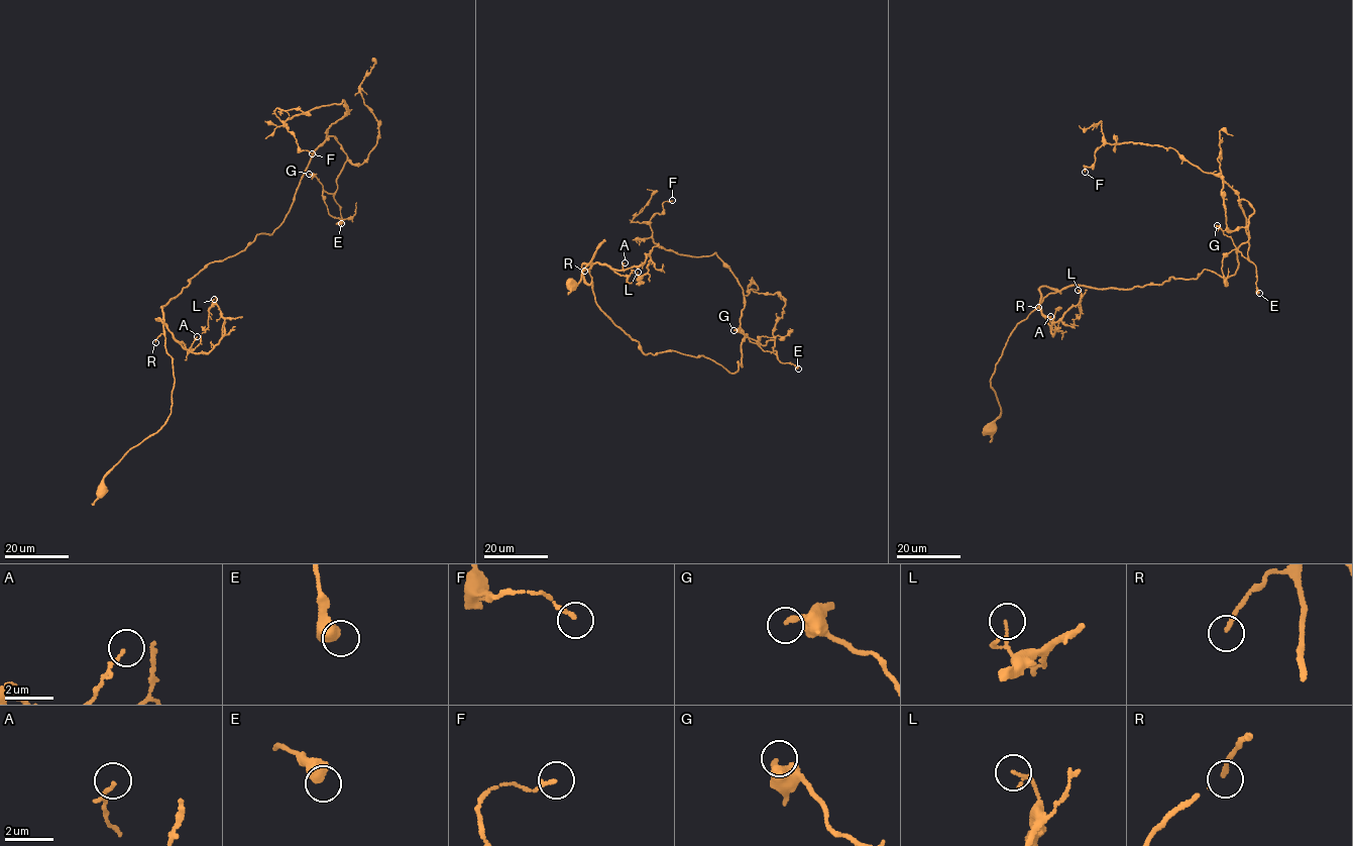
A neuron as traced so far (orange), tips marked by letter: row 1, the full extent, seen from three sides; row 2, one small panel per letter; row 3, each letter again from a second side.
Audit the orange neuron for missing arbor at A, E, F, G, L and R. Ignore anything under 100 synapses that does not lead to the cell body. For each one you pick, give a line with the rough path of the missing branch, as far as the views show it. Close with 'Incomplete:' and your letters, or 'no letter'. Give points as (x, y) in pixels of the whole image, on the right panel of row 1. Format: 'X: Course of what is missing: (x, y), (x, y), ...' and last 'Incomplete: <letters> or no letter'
Incomplete: no letter

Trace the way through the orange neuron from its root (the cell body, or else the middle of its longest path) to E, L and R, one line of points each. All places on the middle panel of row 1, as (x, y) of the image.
E: (570, 285), (602, 239), (594, 301), (645, 354), (734, 373), (744, 338), (774, 339), (798, 368)
L: (570, 285), (602, 239), (585, 281), (583, 265), (625, 270), (648, 254), (647, 273), (638, 272)
R: (570, 285), (572, 282), (571, 287), (577, 284), (581, 274), (604, 240), (598, 243), (591, 267), (584, 271)

